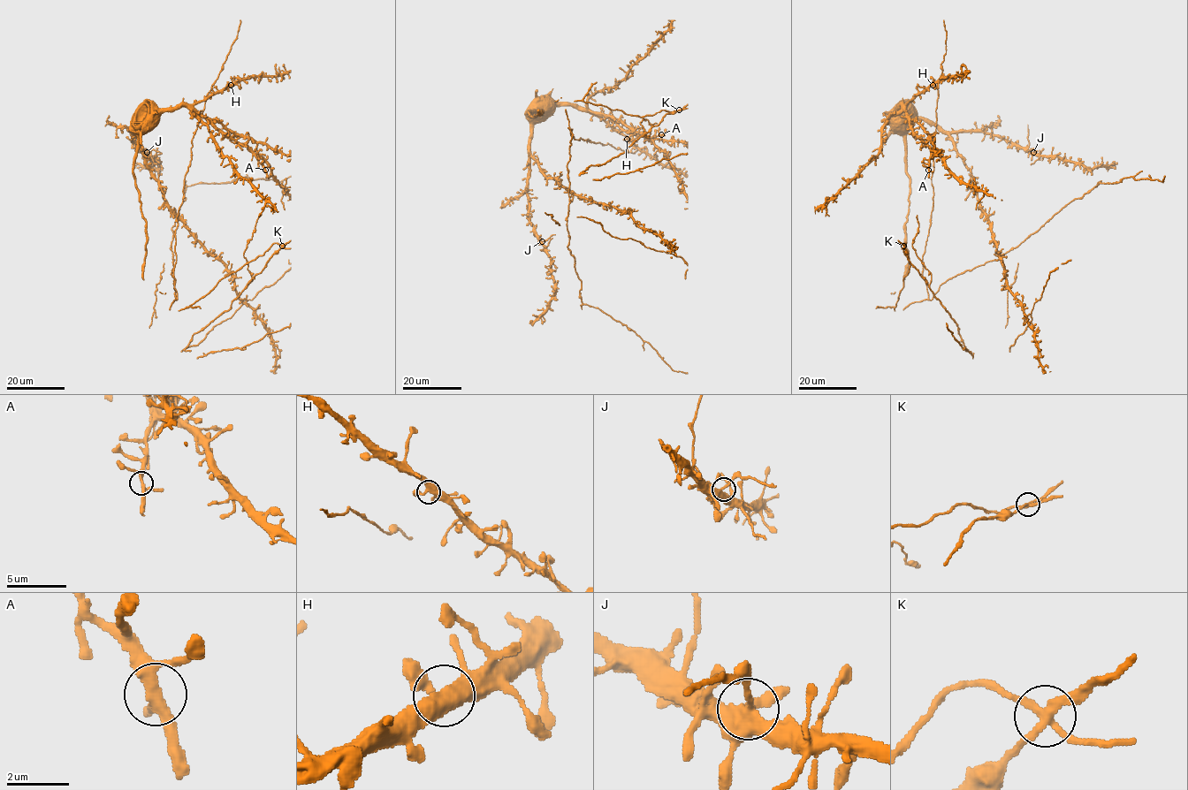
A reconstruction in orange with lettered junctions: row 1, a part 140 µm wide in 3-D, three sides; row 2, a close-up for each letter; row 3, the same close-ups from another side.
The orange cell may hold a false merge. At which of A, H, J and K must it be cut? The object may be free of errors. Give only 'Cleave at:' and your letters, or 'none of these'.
Cleave at: K

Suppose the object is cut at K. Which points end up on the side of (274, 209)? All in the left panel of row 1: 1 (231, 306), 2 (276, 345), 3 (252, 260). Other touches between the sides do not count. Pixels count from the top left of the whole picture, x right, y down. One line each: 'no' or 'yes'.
1: no
2: yes
3: yes

